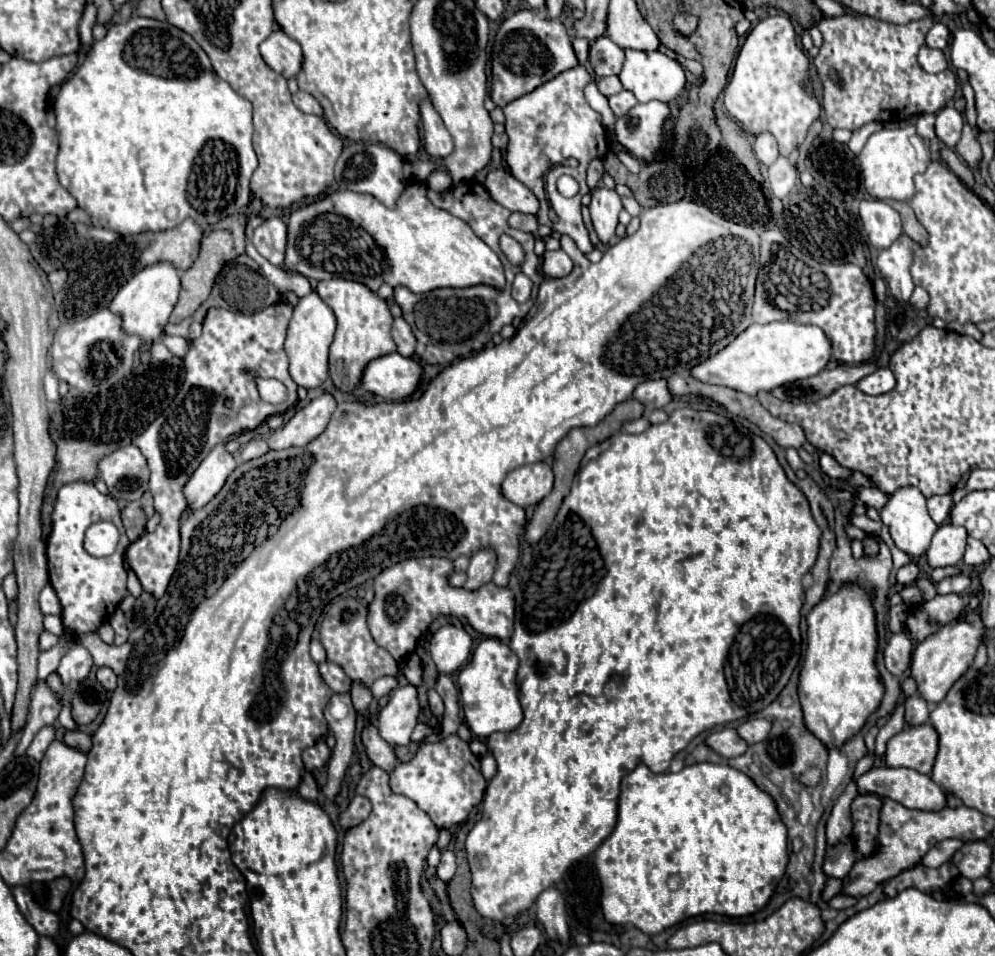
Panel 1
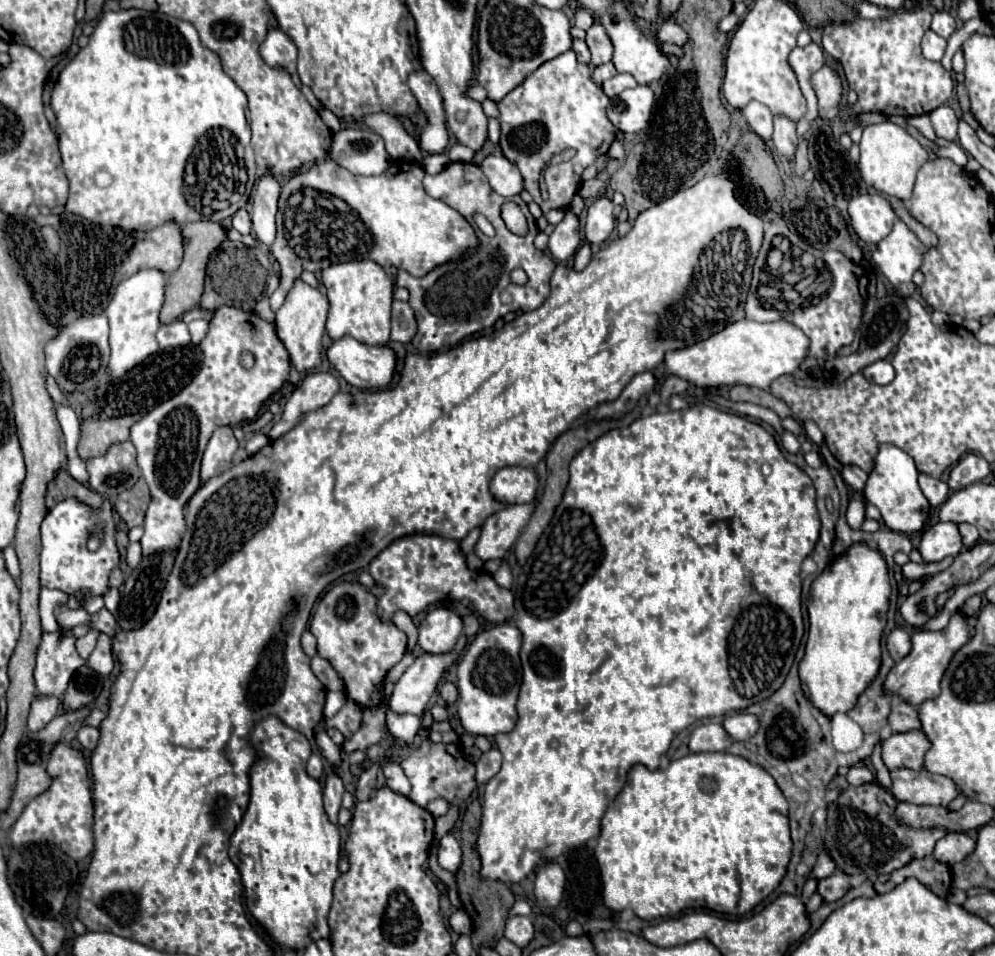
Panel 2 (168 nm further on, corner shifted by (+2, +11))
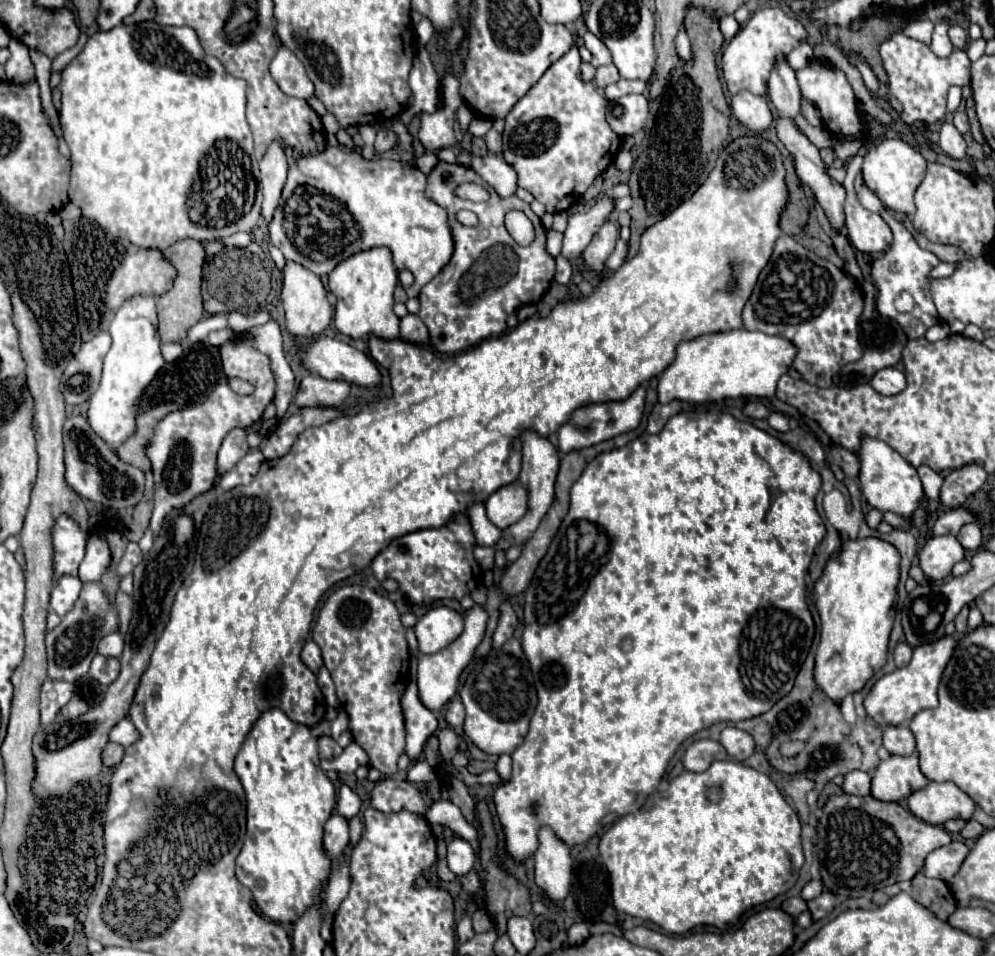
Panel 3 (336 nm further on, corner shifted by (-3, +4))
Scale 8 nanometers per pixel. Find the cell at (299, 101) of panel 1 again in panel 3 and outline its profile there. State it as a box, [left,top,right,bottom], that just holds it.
[270,45,314,99]

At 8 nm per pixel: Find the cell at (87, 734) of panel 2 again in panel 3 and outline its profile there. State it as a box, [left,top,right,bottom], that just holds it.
[102,743,124,767]

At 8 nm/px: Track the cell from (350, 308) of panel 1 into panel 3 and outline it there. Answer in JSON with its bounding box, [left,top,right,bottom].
[328,247,400,341]

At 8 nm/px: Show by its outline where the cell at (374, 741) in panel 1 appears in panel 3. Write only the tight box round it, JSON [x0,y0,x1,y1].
[326,741,368,773]

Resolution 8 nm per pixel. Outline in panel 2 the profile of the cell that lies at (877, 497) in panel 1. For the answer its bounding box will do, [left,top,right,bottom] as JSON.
[841,466,867,490]

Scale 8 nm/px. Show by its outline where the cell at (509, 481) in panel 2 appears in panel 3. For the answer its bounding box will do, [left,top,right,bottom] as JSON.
[486,481,528,529]

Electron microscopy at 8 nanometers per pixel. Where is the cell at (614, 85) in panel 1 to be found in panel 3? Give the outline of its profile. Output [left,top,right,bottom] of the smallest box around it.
[594,65,620,89]

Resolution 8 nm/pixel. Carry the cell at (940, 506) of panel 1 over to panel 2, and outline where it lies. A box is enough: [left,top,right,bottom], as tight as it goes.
[919,472,949,506]

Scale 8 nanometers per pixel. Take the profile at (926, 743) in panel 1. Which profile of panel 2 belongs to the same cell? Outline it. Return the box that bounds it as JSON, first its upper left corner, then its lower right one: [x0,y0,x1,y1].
[881,730,931,772]

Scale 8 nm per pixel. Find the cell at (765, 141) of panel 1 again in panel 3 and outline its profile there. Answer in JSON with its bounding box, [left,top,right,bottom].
[730,91,774,135]

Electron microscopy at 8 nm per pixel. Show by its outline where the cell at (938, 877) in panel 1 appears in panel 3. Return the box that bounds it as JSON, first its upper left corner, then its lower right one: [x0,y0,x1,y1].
[872,873,956,919]

